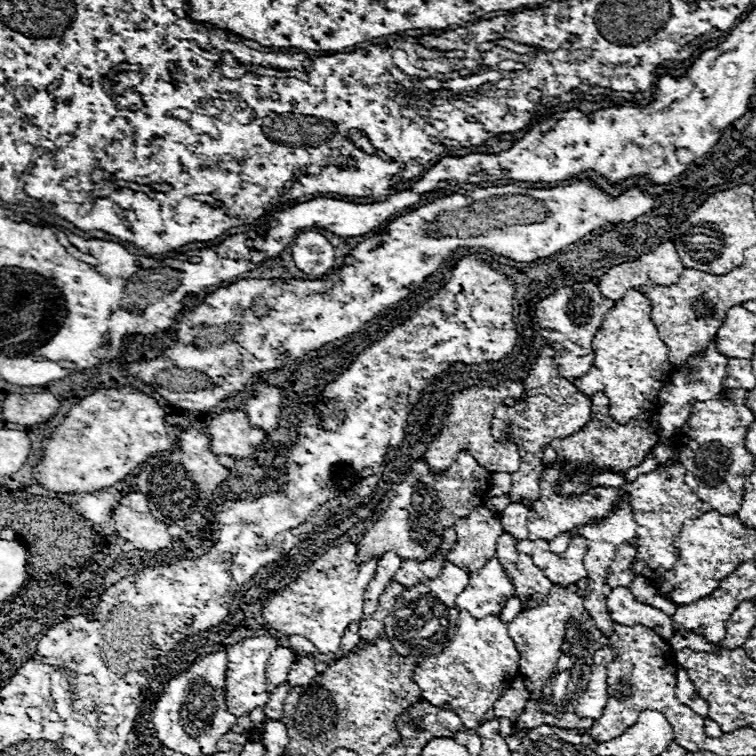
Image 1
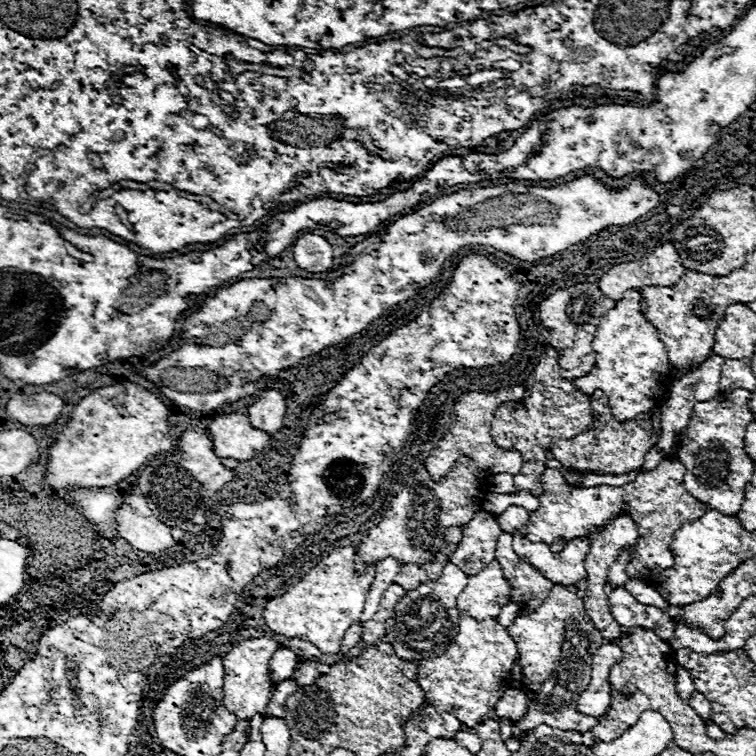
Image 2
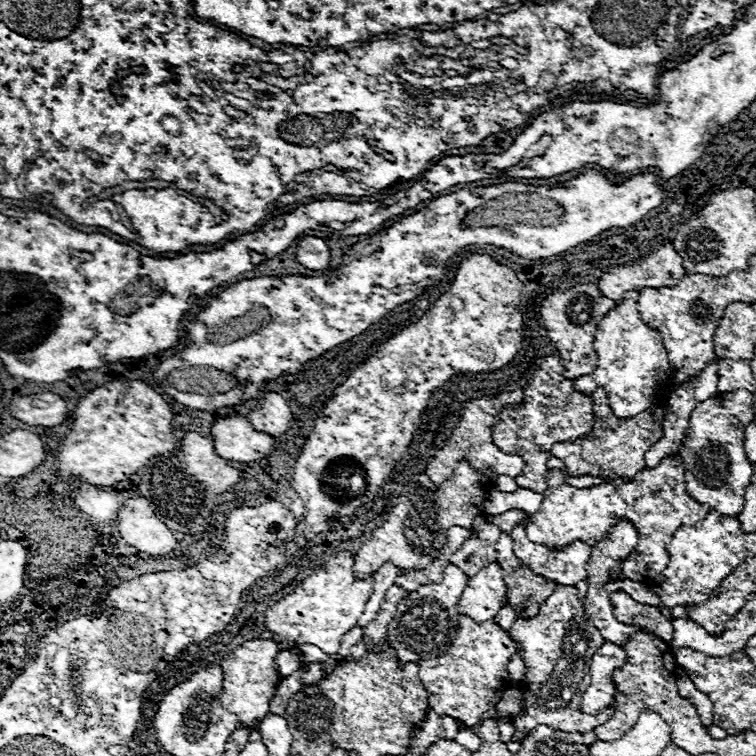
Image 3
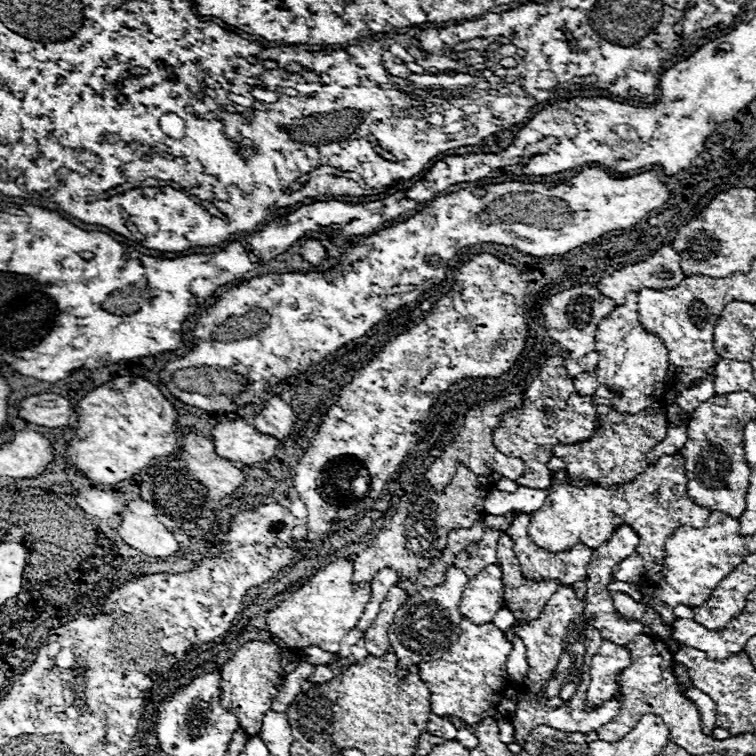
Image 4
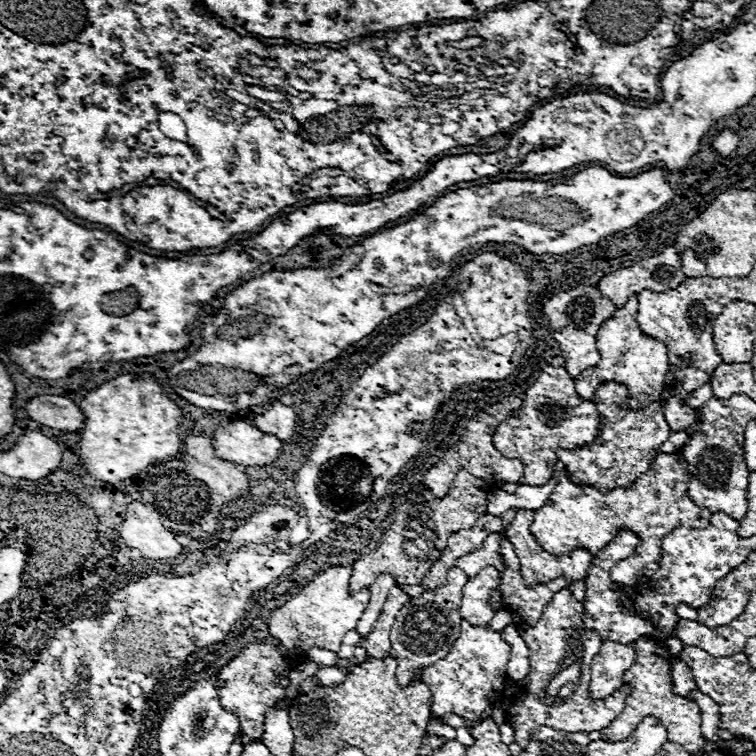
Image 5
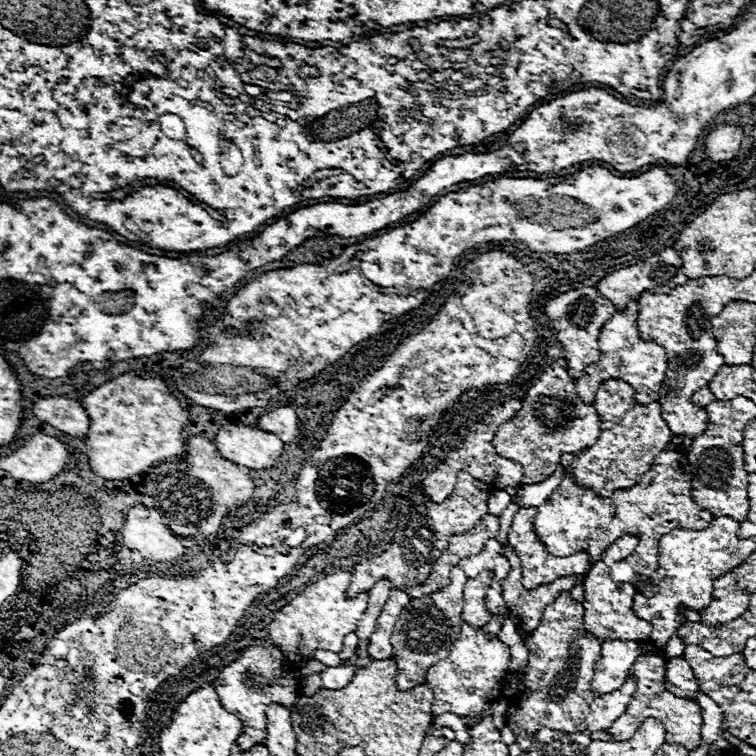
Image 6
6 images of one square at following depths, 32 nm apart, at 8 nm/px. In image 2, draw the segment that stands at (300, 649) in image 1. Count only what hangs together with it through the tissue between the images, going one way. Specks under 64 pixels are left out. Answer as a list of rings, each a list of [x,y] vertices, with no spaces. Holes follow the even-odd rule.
[[[292,638],[289,641],[289,649],[295,654],[306,659],[313,659],[317,657],[317,660],[322,656],[322,652],[312,643],[301,640],[299,638]]]

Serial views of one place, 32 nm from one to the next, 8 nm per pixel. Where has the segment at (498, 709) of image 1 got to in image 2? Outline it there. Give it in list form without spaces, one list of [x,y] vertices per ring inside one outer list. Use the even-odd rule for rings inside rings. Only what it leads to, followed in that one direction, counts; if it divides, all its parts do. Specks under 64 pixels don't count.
[[[513,682],[511,685],[500,698],[500,702],[496,702],[494,712],[500,718],[508,718],[508,720],[516,722],[516,718],[520,718],[526,713],[528,698],[522,682]]]

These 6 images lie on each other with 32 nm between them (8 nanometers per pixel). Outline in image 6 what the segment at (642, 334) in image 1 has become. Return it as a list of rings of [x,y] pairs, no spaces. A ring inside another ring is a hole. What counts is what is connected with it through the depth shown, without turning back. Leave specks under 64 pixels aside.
[[[632,300],[622,312],[616,312],[608,322],[604,322],[598,338],[602,358],[596,364],[588,366],[588,370],[584,370],[584,374],[575,382],[575,390],[584,402],[593,403],[594,392],[600,386],[602,378],[628,378],[628,384],[636,392],[634,398],[641,405],[659,400],[664,374],[668,370],[668,356],[664,346],[640,338],[636,328],[636,308],[638,302]]]

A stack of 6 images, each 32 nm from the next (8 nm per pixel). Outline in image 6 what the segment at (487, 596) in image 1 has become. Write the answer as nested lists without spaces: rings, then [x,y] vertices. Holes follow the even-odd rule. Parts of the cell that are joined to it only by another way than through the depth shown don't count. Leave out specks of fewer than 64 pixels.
[[[492,570],[480,572],[476,578],[468,580],[464,586],[464,606],[462,618],[470,622],[470,626],[484,626],[490,622],[492,614],[486,608],[486,590],[492,584]]]

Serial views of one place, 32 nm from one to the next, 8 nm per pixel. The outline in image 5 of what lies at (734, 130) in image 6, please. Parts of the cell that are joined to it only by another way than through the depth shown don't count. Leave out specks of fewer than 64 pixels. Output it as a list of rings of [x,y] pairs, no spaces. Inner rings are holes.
[[[722,130],[712,138],[712,146],[718,150],[720,156],[732,156],[732,152],[738,146],[738,136],[730,130]]]

